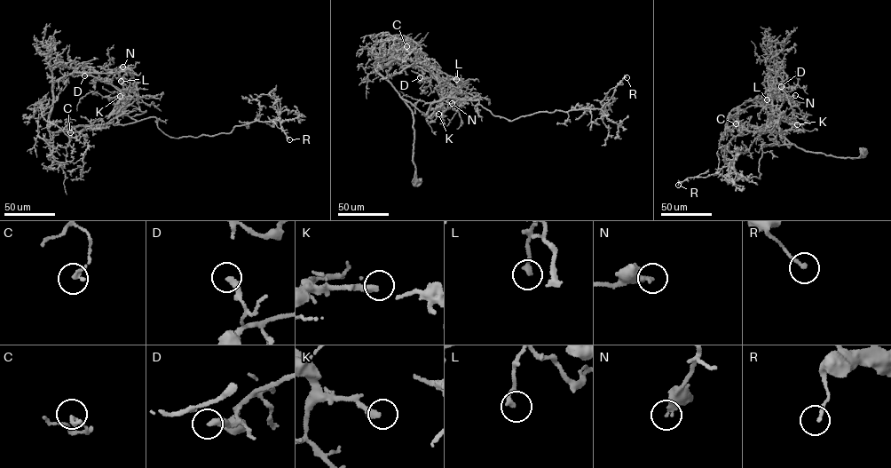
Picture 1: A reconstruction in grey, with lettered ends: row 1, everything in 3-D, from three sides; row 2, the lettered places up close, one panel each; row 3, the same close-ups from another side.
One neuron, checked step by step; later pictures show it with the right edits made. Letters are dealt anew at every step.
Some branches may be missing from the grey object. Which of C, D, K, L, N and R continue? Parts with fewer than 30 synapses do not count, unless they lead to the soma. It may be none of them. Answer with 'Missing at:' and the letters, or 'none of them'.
Missing at: none of them

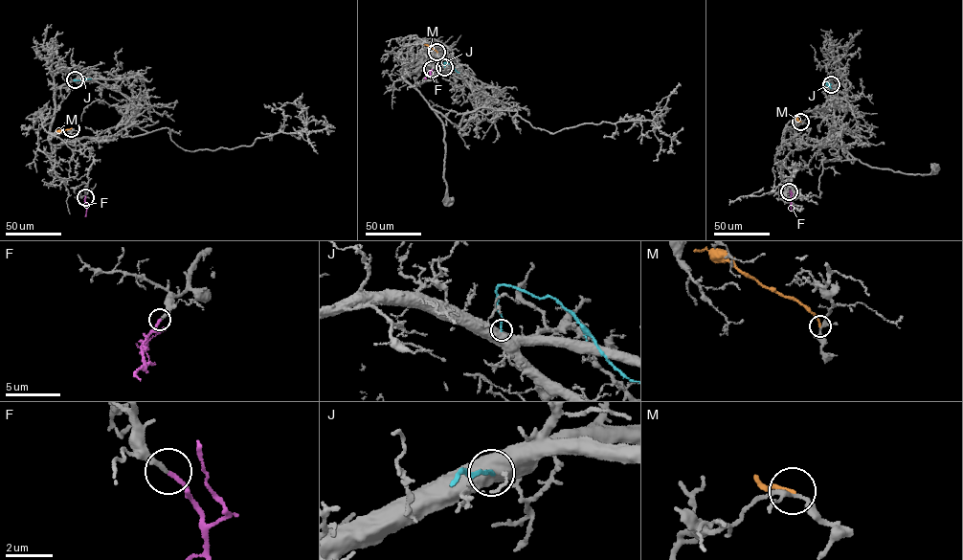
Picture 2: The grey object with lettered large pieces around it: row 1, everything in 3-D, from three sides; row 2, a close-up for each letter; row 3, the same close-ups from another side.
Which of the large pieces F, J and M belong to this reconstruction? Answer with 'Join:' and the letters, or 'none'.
Join: F

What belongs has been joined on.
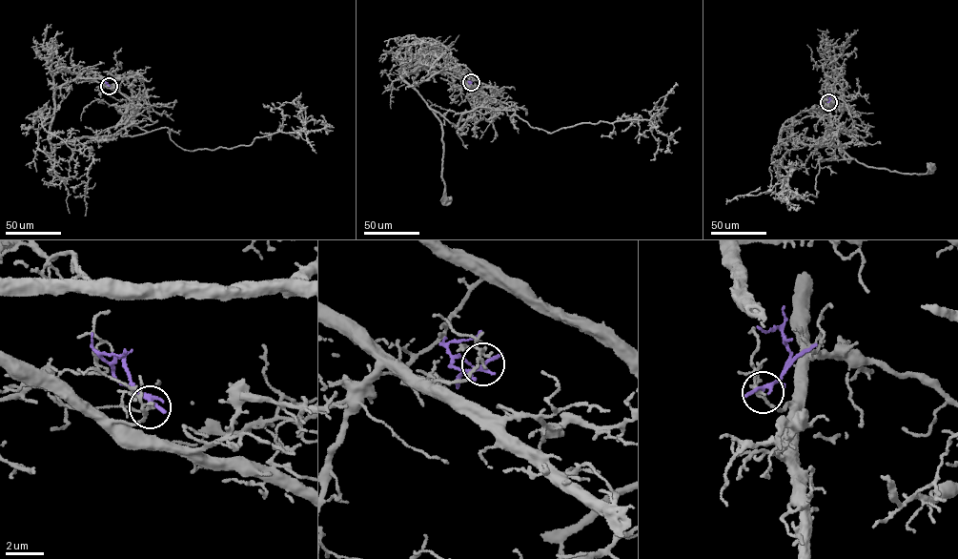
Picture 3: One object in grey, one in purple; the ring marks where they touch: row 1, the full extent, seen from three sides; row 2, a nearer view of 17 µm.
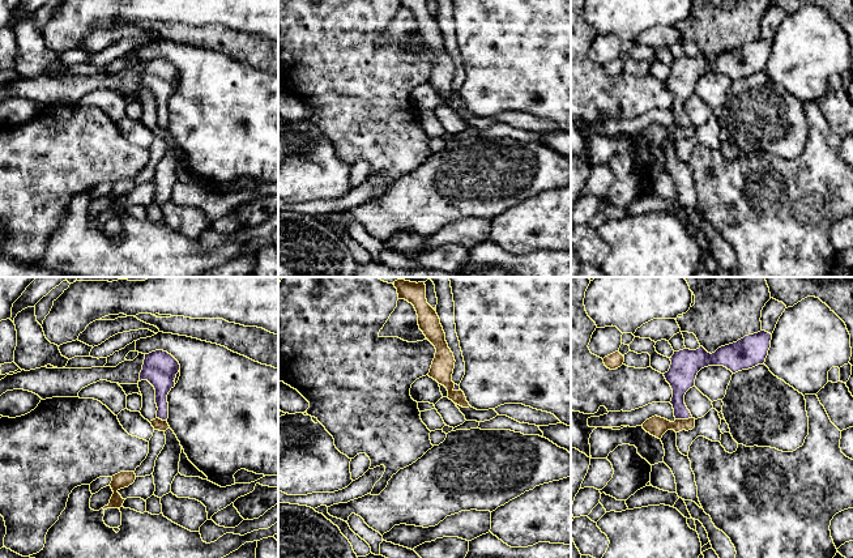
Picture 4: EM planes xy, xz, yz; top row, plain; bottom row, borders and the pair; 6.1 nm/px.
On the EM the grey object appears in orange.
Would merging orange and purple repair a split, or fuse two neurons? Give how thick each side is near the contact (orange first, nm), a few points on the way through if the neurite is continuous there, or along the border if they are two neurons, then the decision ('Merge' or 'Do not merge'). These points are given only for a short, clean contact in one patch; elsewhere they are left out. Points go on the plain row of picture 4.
Thickness 120 nm (orange) against 160 nm. Boundary: yz (691, 123), (675, 127). Do not merge

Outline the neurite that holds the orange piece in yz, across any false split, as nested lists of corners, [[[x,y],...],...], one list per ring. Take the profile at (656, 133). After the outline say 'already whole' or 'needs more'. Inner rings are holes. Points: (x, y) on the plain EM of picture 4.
[[[654,123],[647,127],[641,133],[651,142],[661,146],[668,137],[674,137],[675,140],[692,137],[695,135],[695,125],[691,124],[688,127],[675,127],[674,129],[670,129]]]; already whole

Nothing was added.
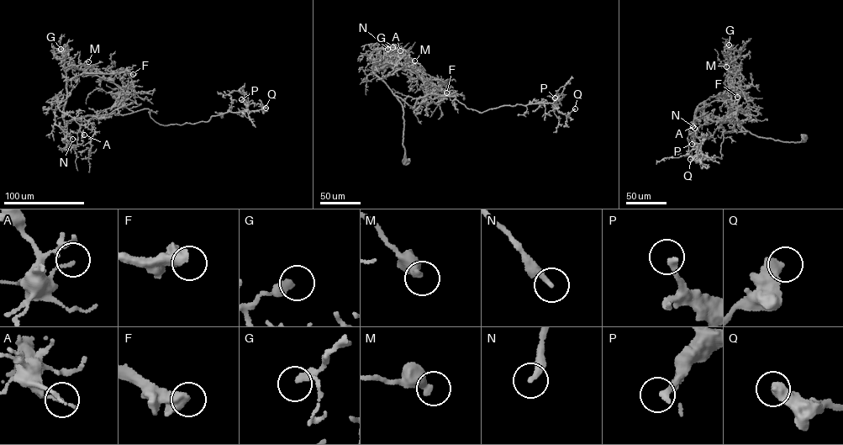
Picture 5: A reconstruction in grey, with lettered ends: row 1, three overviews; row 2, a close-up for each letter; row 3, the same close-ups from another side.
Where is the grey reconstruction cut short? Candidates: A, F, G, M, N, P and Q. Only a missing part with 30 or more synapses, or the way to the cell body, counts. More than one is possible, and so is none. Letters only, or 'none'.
F, N, P

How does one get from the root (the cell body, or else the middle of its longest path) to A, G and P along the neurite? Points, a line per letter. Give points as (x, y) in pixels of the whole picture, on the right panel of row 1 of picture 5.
A: (803, 137), (800, 142), (787, 142), (751, 134), (729, 119), (730, 103), (715, 96), (698, 106), (692, 126)
G: (803, 137), (802, 141), (795, 142), (759, 137), (729, 119), (734, 73), (729, 45)
P: (803, 137), (782, 141), (741, 126), (744, 134), (723, 132), (721, 159), (692, 157), (701, 152), (692, 144)

